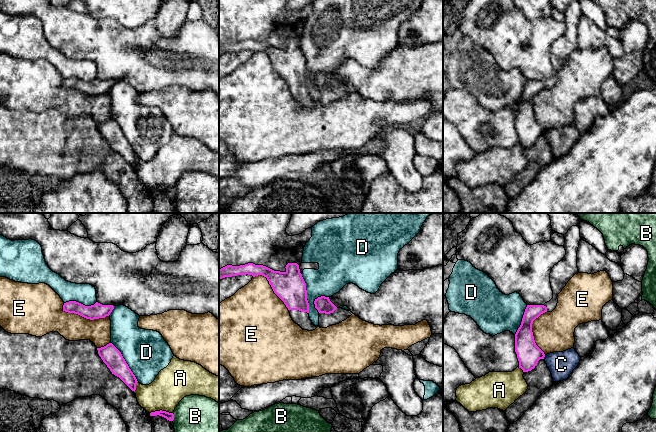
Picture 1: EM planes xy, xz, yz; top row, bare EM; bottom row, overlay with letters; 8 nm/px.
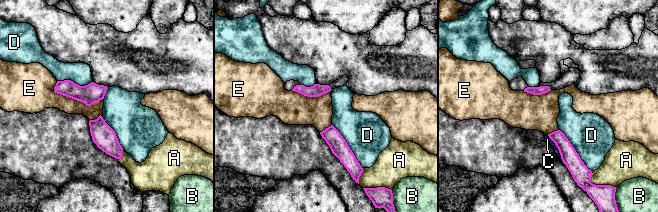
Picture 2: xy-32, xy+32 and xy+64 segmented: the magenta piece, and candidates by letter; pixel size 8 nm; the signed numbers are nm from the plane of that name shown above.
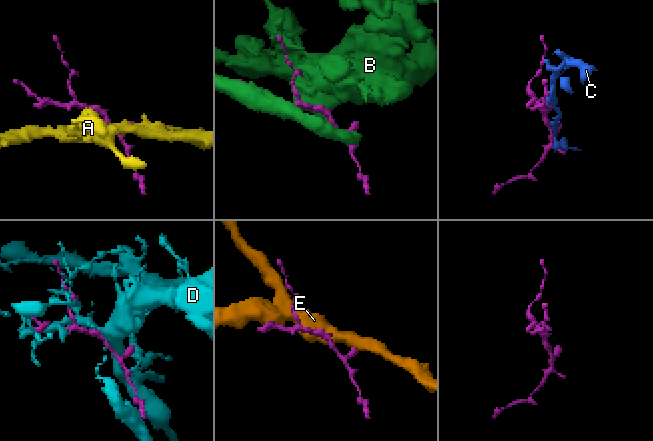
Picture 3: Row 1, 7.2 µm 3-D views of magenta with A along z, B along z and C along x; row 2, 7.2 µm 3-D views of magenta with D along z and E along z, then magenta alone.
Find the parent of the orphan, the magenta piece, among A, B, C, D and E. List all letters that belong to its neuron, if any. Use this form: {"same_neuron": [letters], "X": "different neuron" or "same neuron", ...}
{"same_neuron": [], "A": "different neuron", "B": "different neuron", "C": "different neuron", "D": "different neuron", "E": "different neuron"}

